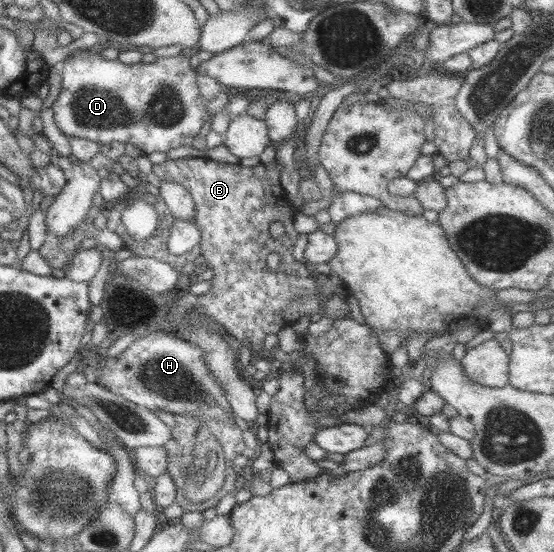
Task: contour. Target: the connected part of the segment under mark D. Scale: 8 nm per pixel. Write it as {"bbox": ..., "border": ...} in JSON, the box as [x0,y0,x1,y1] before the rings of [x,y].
{"bbox":[51,49,208,156],"border":[[[90,49],[74,50],[71,54],[64,57],[62,60],[62,81],[61,89],[57,95],[56,100],[51,104],[52,120],[67,138],[82,138],[89,140],[96,144],[102,145],[108,142],[119,142],[120,144],[132,144],[141,150],[145,156],[151,152],[166,152],[171,148],[178,148],[178,146],[191,146],[194,137],[198,135],[198,130],[202,128],[202,124],[208,120],[208,113],[206,111],[203,98],[199,96],[197,84],[195,81],[196,72],[190,68],[188,58],[178,53],[171,57],[156,57],[151,63],[136,63],[136,64],[122,64],[118,60],[106,60],[102,55],[91,52]]]}

